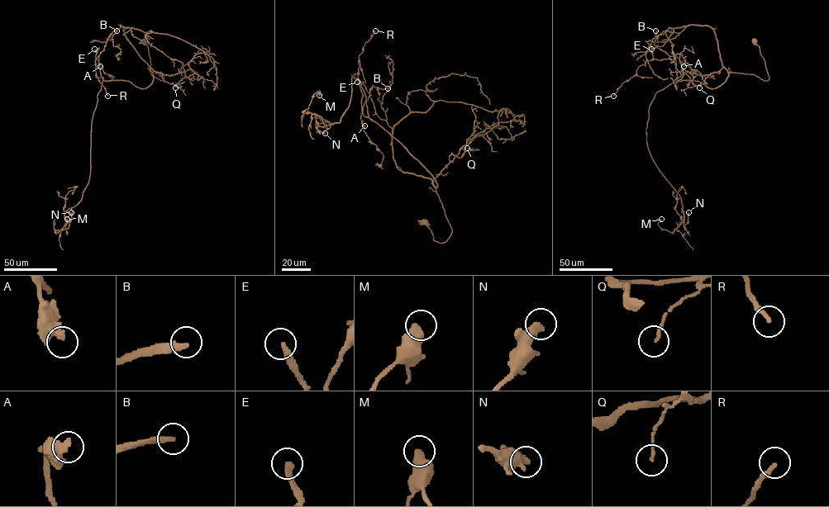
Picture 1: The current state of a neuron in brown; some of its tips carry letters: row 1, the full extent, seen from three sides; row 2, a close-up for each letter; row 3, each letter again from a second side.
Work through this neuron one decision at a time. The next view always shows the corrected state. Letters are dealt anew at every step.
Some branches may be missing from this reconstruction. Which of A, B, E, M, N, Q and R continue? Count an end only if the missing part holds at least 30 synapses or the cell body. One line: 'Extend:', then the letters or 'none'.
Extend: B, E

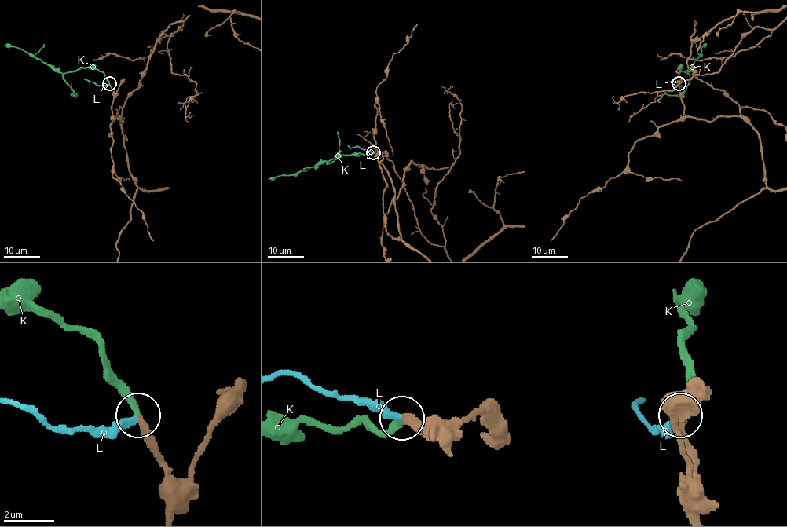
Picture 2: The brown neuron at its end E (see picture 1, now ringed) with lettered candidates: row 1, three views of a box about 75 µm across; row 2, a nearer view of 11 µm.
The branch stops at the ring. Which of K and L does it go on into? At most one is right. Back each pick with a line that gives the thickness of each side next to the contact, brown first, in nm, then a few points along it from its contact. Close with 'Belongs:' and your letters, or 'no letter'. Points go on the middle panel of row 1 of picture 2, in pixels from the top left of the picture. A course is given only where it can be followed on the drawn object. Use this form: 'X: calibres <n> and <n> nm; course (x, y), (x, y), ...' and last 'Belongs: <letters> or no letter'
K: calibres 300 and 280 nm; course (373, 152), (343, 155), (318, 162), (313, 166), (305, 167), (293, 174), (281, 174), (268, 179)
Belongs: K

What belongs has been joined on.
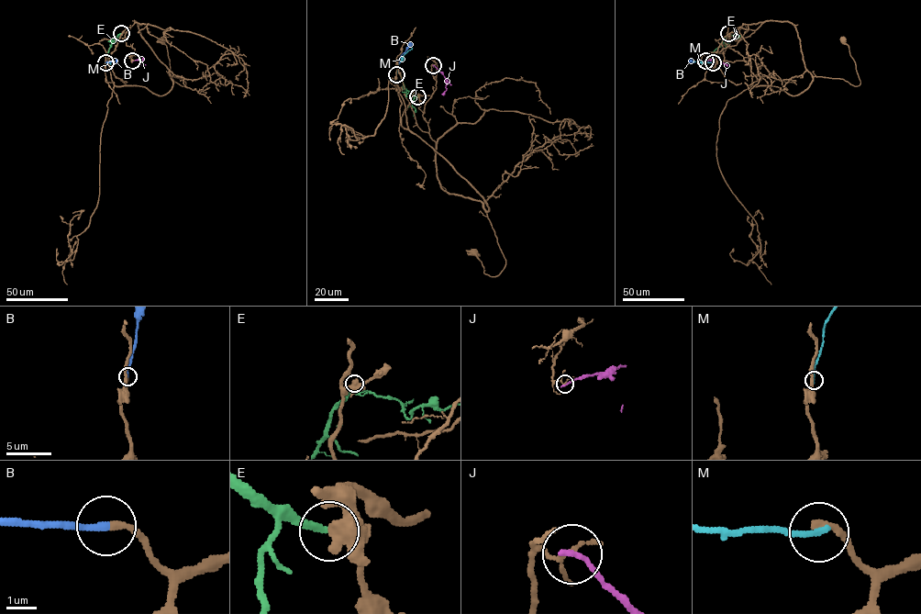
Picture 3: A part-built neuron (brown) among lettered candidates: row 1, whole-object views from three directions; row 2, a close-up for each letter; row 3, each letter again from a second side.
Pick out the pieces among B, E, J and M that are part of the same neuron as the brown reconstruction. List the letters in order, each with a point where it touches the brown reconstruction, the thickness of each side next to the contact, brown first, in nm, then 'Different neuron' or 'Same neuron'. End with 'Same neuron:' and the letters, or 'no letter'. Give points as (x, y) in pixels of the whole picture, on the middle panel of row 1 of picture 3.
B: Touches brown at (396, 74). Thickness 200 nm (brown) against 220 nm. Same neuron
E: Touches brown at (417, 96). Thickness 400 nm (brown) against 240 nm. Different neuron
J: Touches brown at (433, 65). Thickness 90 nm (brown) against 190 nm. Different neuron
M: Touches brown at (396, 74). Thickness 240 nm (brown) against 200 nm. Different neuron
Same neuron: B

